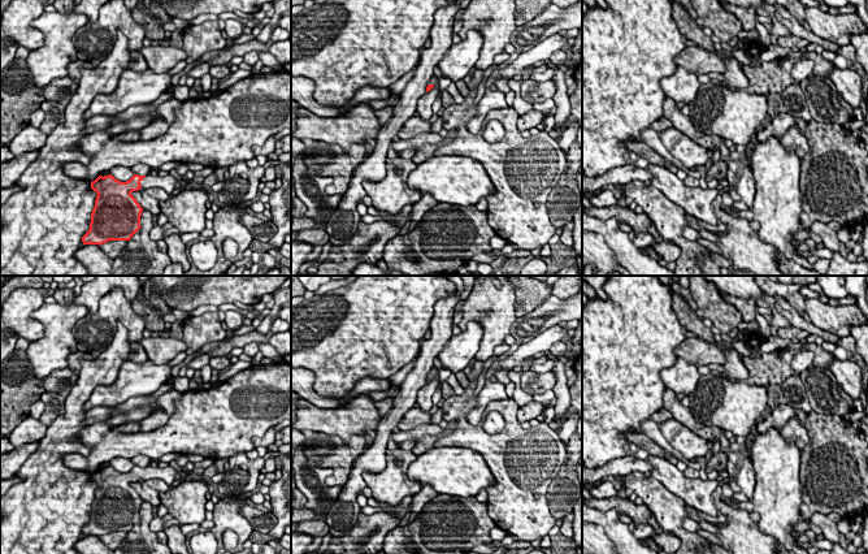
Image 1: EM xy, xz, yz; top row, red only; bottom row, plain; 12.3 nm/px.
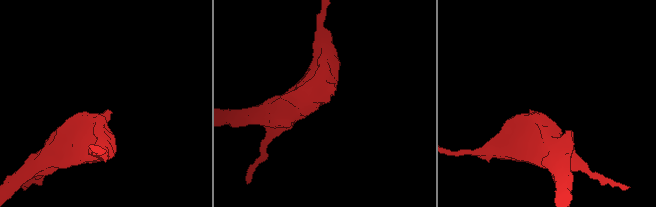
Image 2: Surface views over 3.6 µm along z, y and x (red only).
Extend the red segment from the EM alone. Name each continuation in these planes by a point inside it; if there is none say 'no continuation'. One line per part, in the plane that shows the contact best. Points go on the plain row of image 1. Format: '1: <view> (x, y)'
1: xy (168, 474)

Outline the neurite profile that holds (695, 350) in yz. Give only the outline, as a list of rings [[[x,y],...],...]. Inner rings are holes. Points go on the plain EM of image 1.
[[[699,337],[685,338],[678,346],[674,347],[677,358],[683,358],[695,367],[719,364],[724,365],[726,358],[724,351],[732,349],[726,345],[715,345],[706,342]]]

